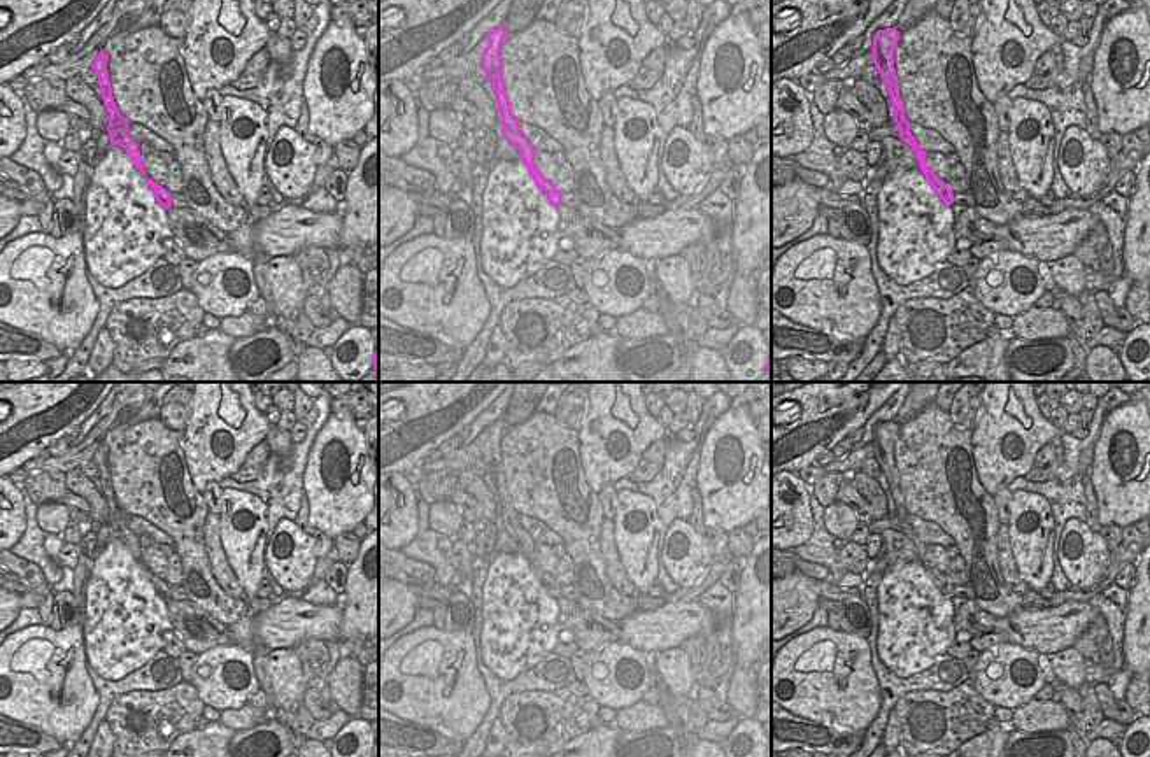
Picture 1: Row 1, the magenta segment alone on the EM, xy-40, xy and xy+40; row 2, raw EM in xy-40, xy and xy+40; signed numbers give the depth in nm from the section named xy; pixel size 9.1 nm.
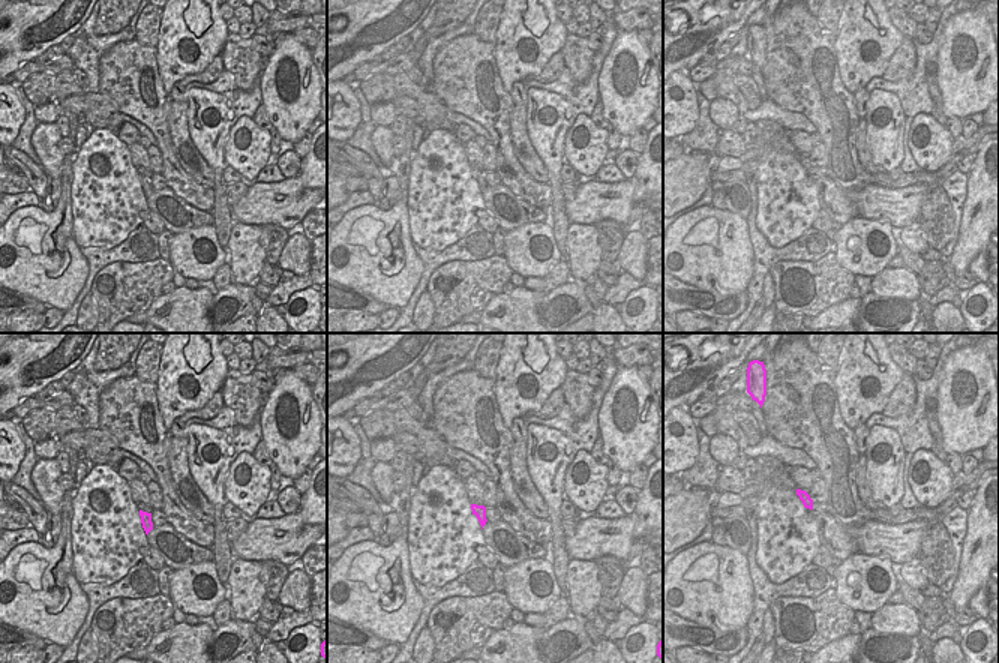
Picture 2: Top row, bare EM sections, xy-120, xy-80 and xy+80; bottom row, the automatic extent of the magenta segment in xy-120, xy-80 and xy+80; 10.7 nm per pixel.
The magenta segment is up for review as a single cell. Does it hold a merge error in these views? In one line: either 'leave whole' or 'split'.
split

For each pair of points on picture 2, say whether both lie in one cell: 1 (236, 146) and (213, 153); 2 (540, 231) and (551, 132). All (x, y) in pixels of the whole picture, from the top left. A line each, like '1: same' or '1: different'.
1: different
2: different

